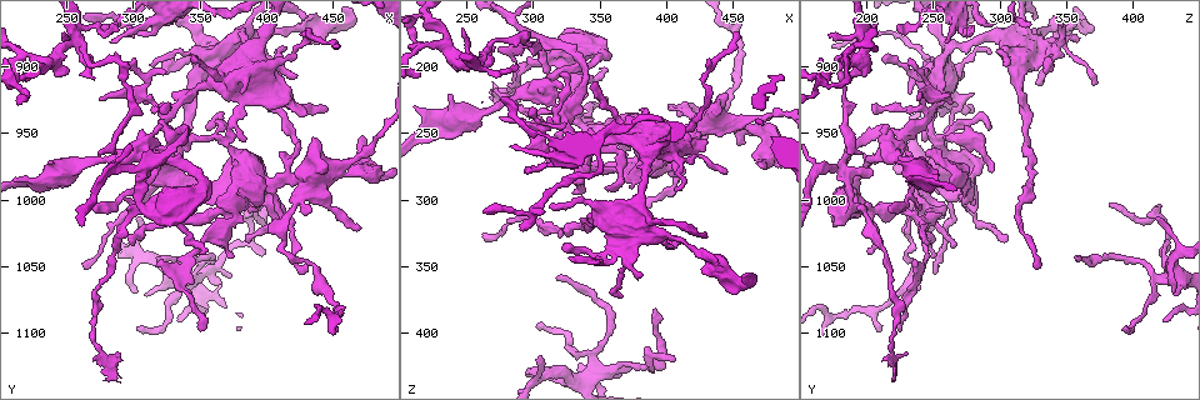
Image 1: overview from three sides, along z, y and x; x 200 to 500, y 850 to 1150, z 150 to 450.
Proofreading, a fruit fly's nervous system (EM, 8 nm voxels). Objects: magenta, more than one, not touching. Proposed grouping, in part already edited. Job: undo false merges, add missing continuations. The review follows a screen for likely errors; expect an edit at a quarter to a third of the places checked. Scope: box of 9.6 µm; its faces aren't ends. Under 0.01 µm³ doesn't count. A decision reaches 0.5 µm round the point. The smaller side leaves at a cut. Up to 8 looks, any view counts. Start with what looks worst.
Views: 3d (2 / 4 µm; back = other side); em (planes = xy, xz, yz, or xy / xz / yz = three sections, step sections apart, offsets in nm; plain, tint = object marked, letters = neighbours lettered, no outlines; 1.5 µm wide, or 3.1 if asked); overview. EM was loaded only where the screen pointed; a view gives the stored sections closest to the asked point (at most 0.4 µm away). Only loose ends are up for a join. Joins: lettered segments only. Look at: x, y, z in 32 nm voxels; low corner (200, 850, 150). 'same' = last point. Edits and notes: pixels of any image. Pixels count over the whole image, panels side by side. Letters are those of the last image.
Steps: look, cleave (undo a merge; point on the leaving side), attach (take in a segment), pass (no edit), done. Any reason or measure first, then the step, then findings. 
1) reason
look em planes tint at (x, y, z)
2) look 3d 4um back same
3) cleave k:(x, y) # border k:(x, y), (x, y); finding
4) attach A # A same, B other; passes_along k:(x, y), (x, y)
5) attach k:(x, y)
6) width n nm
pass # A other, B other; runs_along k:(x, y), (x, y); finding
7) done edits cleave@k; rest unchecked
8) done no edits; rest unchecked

tapers out
look em planes plain at (304, 1016, 420)

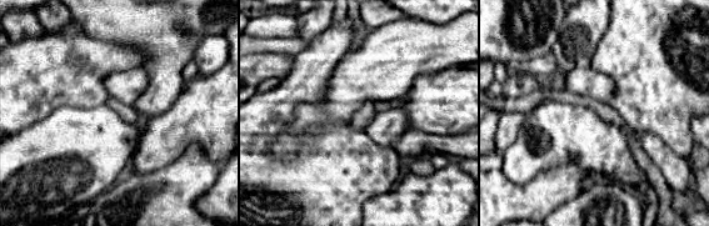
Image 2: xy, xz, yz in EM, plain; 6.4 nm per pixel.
see the neighbours
look em planes letters same

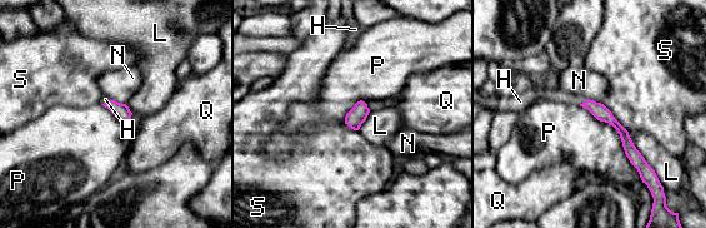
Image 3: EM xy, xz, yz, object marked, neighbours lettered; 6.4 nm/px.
attach 3:(557, 94) # H same, L other, N other, P other, Q other, S other; passes_along 3:(600, 112), (582, 103), (557, 94); the neuron continues

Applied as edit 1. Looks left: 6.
look em yz step 8 letters at (390, 1004, 384)

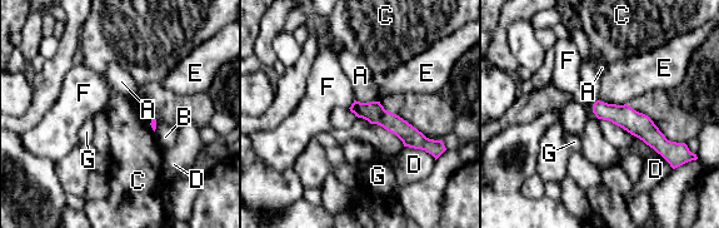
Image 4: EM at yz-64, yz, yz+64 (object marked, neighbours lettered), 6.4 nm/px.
another direction
look em planes letters same

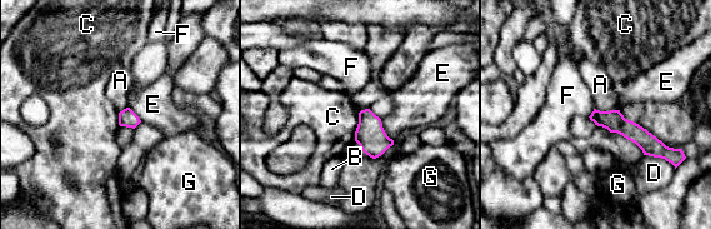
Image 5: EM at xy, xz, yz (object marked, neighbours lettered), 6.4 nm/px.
width 110 nm
pass # A other, B other, C other, D other, E other, F other, G other; border 5:(359, 113), (354, 140); none of them fits

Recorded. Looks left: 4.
look overview

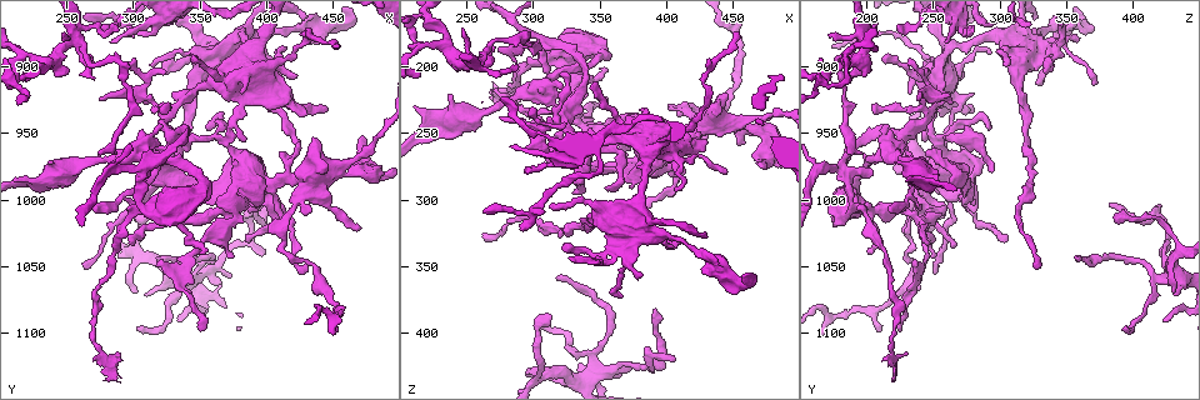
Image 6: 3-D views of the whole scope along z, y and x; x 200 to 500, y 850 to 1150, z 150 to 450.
calibre changes
look em xz step 8 tint at (364, 910, 238)

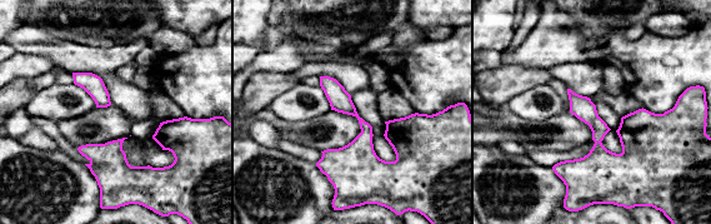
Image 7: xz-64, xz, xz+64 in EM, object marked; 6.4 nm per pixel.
another direction
look em planes letters same

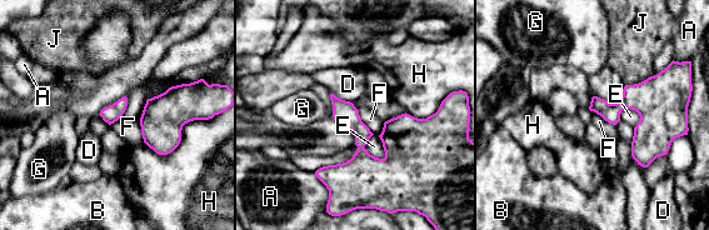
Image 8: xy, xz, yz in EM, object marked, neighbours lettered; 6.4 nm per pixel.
width 120 nm
pass # A other, B other, D other, E other, F other, G other, H other, J other; border 8:(146, 100), (140, 118), (143, 140); continuous, no second neuron

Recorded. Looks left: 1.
done edits attach@3; rest unchecked

